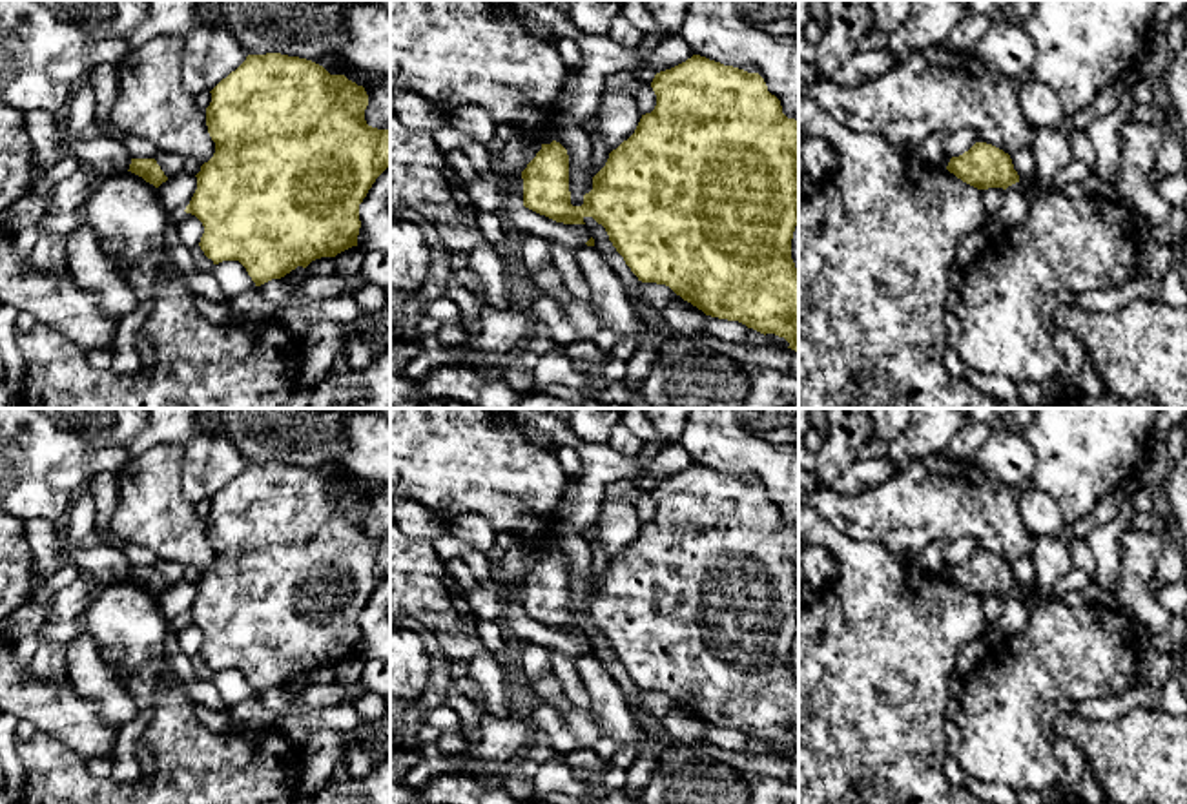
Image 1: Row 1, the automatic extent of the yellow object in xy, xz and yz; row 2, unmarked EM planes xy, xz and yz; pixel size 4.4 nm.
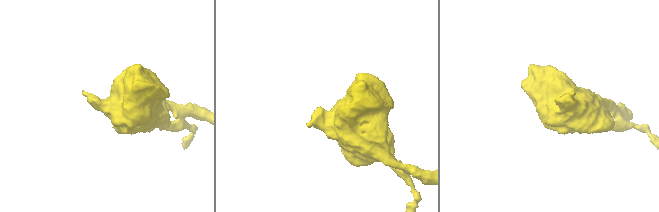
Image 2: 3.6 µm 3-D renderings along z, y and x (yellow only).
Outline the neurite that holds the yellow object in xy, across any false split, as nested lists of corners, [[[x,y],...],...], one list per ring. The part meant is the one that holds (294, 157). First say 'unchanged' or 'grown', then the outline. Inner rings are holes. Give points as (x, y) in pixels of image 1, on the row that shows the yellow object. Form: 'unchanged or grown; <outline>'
unchanged; [[[281,53],[248,55],[246,60],[222,78],[212,91],[212,102],[206,108],[206,126],[212,140],[215,142],[213,157],[201,166],[197,177],[197,190],[186,206],[186,213],[195,215],[204,233],[201,237],[201,250],[213,264],[222,261],[239,261],[255,286],[261,286],[272,279],[281,279],[297,266],[306,268],[312,261],[321,257],[335,257],[337,253],[357,246],[357,235],[361,228],[359,204],[366,197],[376,179],[390,166],[390,129],[377,129],[366,124],[365,109],[368,106],[368,95],[363,86],[348,80],[345,75],[330,75],[323,66]]]

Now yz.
unchanged; [[[975,142],[963,155],[952,157],[946,170],[977,190],[1006,190],[1019,182],[1010,155],[986,142]]]

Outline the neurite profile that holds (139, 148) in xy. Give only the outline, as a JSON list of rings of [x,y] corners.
[[[131,133],[120,142],[133,159],[155,159],[155,155],[159,153],[155,144]]]

